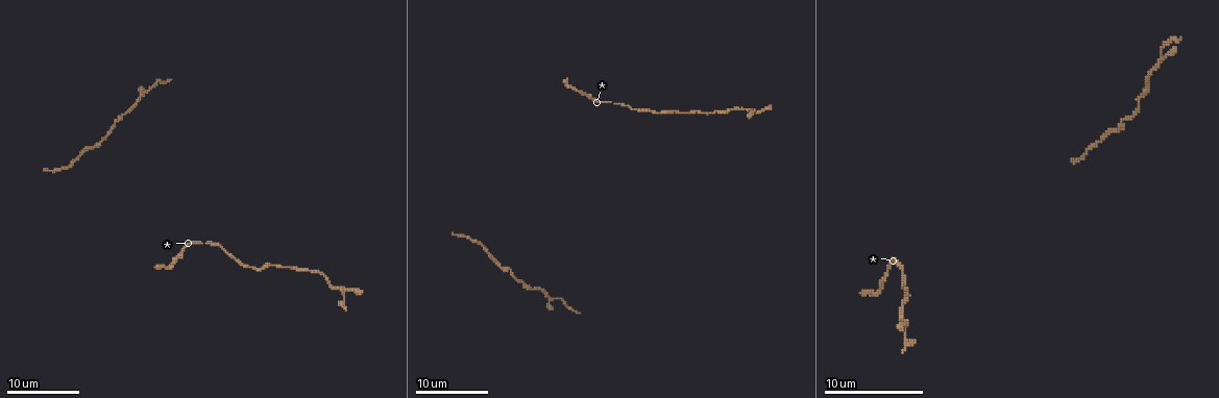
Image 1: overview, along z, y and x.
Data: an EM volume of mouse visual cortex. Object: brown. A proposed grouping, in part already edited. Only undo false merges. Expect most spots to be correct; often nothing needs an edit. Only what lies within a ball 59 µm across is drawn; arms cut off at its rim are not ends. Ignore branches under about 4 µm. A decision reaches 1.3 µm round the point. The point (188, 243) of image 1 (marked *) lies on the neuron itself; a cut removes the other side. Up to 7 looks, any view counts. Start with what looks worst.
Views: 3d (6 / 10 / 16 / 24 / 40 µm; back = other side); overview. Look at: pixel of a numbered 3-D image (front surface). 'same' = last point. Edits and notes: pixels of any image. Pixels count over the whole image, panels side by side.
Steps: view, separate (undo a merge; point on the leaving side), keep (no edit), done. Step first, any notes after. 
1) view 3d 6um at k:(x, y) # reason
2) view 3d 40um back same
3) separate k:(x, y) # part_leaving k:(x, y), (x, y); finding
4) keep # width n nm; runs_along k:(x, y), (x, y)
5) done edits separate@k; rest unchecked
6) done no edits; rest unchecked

view 3d 10um at 1:(534, 288) # thick turns thin

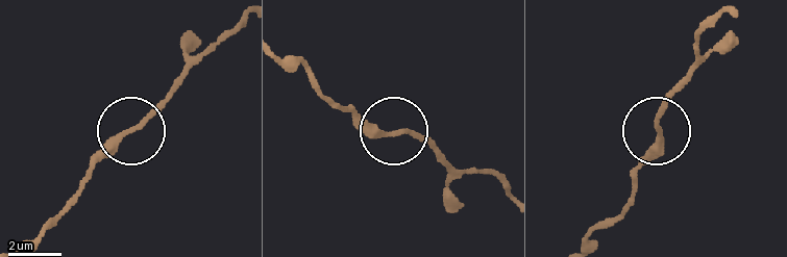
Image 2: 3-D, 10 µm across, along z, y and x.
keep # one neuron here

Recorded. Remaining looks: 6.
view 3d 16um at 1:(679, 112) # sudden change in width

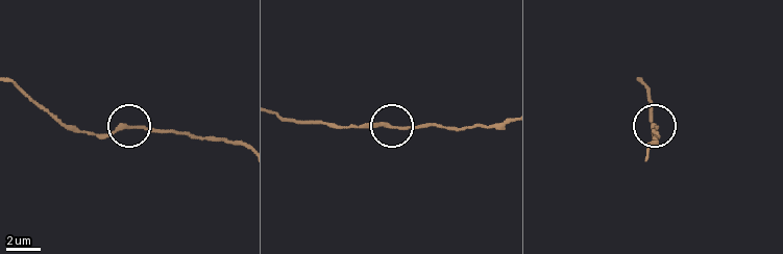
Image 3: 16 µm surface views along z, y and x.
keep # width 220 nm; runs_along 3:(280, 116), (289, 120), (318, 120), (335, 128), (439, 124); one neuron here

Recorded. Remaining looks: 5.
view 3d 16um at 1:(556, 298) # a narrow waist

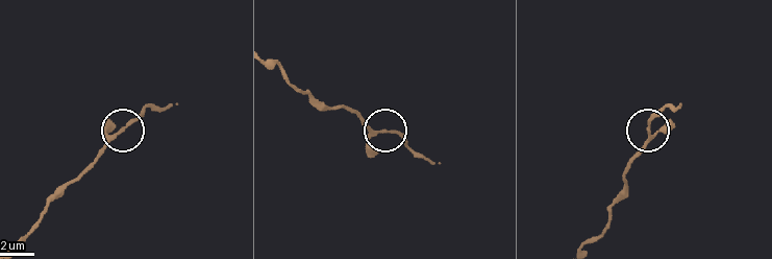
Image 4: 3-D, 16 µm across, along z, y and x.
keep # continuous, no second neuron

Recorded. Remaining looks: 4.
done no edits; rest unchecked

